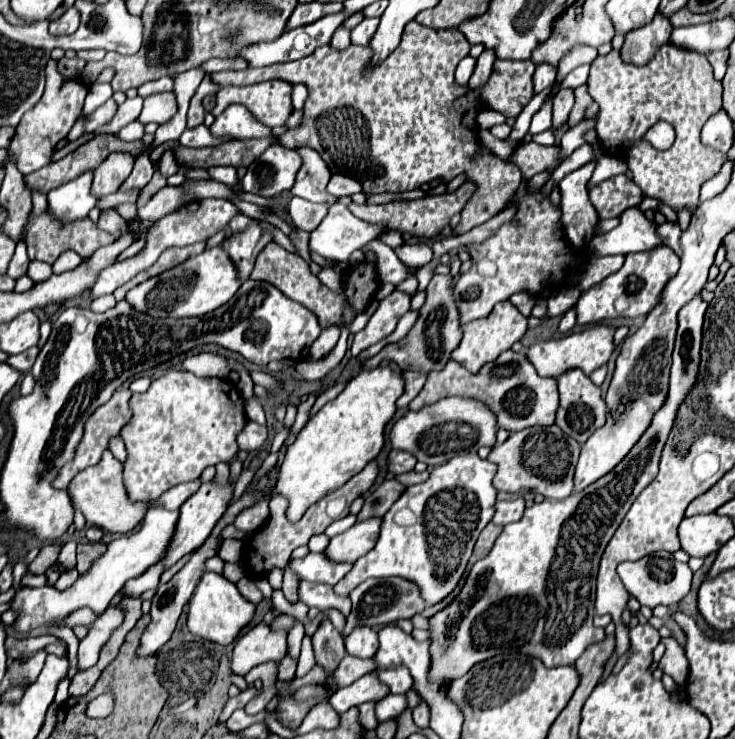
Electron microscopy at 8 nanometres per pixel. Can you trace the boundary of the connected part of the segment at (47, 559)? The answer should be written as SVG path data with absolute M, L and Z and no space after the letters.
M47 544L41 548L39 556L29 564L29 572L31 574L43 574L55 562L57 562L57 544Z

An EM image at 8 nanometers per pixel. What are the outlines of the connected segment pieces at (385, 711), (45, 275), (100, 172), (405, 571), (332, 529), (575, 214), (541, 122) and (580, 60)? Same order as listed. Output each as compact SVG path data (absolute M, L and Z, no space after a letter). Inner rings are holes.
M388 694L375 705L375 713L379 722L397 718L408 706L405 695Z
M31 261L27 270L28 276L36 284L47 280L52 274L52 266L41 261ZM34 280L38 282L34 282Z
M113 152L109 158L95 168L95 178L93 178L93 188L91 192L99 196L107 196L119 190L119 186L125 182L125 178L133 170L133 156L125 152Z
M477 452L455 456L449 462L433 468L429 480L409 486L383 516L377 546L353 564L353 570L335 586L335 592L347 596L355 586L371 576L399 576L419 586L427 606L445 600L455 590L465 572L477 536L495 514L497 490L491 484L495 472L497 466L493 466L489 460L481 460ZM401 508L409 508L415 514L417 520L413 526L399 526L393 522L395 512Z
M348 514L346 517L333 522L325 530L325 534L332 538L338 534L347 531L356 522L356 516L353 514Z
M595 162L567 174L559 188L561 188L561 210L563 210L563 226L567 230L569 240L575 246L583 246L589 236L593 236L593 228L599 220L593 204L587 196L587 182L595 170Z
M551 96L545 100L543 108L533 116L531 128L529 128L529 136L535 136L535 134L545 132L549 128L551 128Z
M585 44L575 46L569 54L563 56L563 60L559 64L559 70L557 70L557 78L563 80L563 76L567 72L571 72L575 66L579 66L579 64L591 64L595 58L597 58L597 48L591 48L591 46L585 46Z

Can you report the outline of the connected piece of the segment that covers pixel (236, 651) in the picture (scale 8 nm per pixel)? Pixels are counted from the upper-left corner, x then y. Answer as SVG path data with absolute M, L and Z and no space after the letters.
M257 624L245 636L235 642L231 654L233 674L245 676L257 664L275 660L279 662L287 654L287 632L271 630L267 624Z

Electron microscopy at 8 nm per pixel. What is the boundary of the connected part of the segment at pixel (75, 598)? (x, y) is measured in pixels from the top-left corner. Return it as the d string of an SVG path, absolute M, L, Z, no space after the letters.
M153 506L147 510L141 528L135 534L123 534L117 540L113 540L109 544L107 552L99 560L95 560L91 570L85 576L79 576L71 588L67 588L63 592L57 592L51 586L17 590L17 594L13 598L13 610L19 612L19 620L15 622L13 628L17 632L27 632L31 628L47 626L47 622L61 620L81 606L89 606L89 608L93 608L95 614L103 614L107 610L111 598L123 588L123 584L127 580L145 574L151 566L155 566L163 560L163 554L167 552L167 546L171 544L171 538L175 534L177 520L179 520L179 510L167 510L161 506Z

